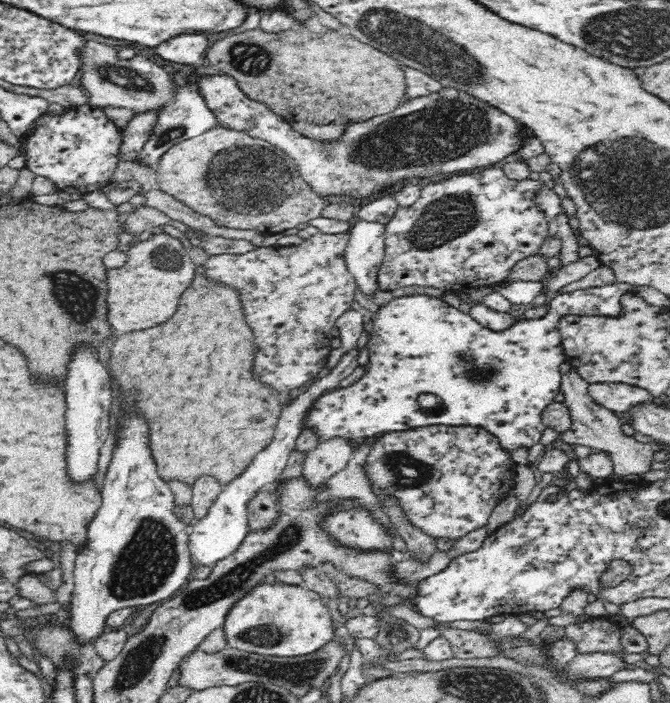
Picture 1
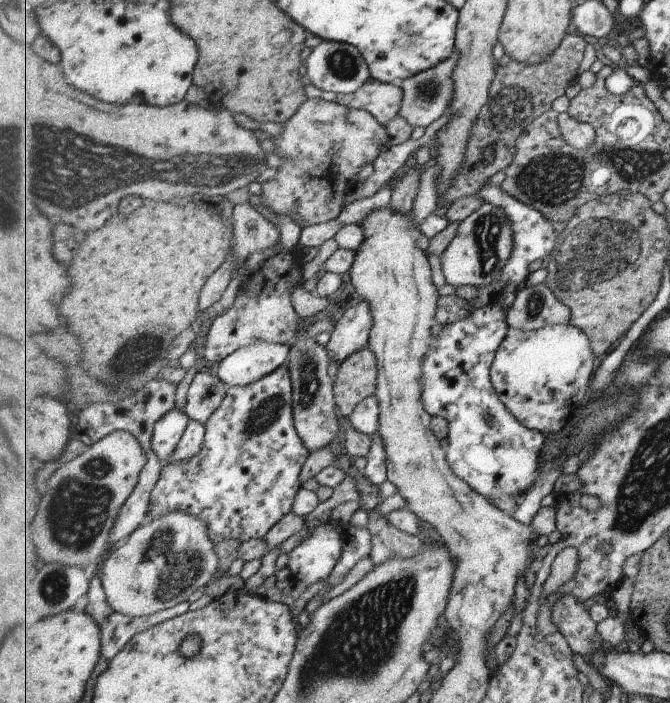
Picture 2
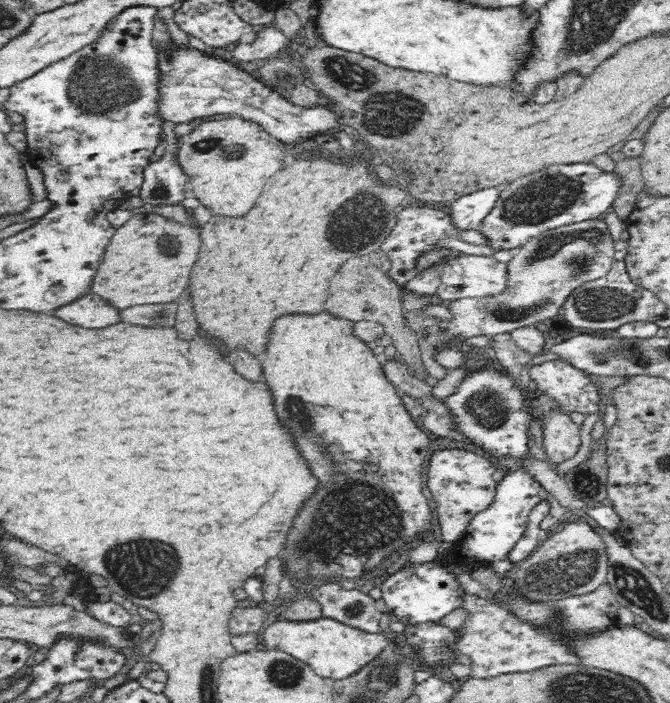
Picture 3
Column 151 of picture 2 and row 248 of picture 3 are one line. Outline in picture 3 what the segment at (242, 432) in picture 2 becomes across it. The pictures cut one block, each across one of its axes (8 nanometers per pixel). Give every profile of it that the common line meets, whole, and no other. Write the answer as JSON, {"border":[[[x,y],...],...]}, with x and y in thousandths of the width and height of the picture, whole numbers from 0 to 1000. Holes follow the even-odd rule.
{"border":[[[885,232],[827,235],[754,262],[749,266],[745,287],[722,310],[716,327],[731,340],[733,350],[767,358],[807,330],[840,323],[846,319],[864,317],[870,313],[900,310],[912,299],[913,289],[924,277],[925,266],[927,253],[924,248],[916,243],[900,245]]]}

